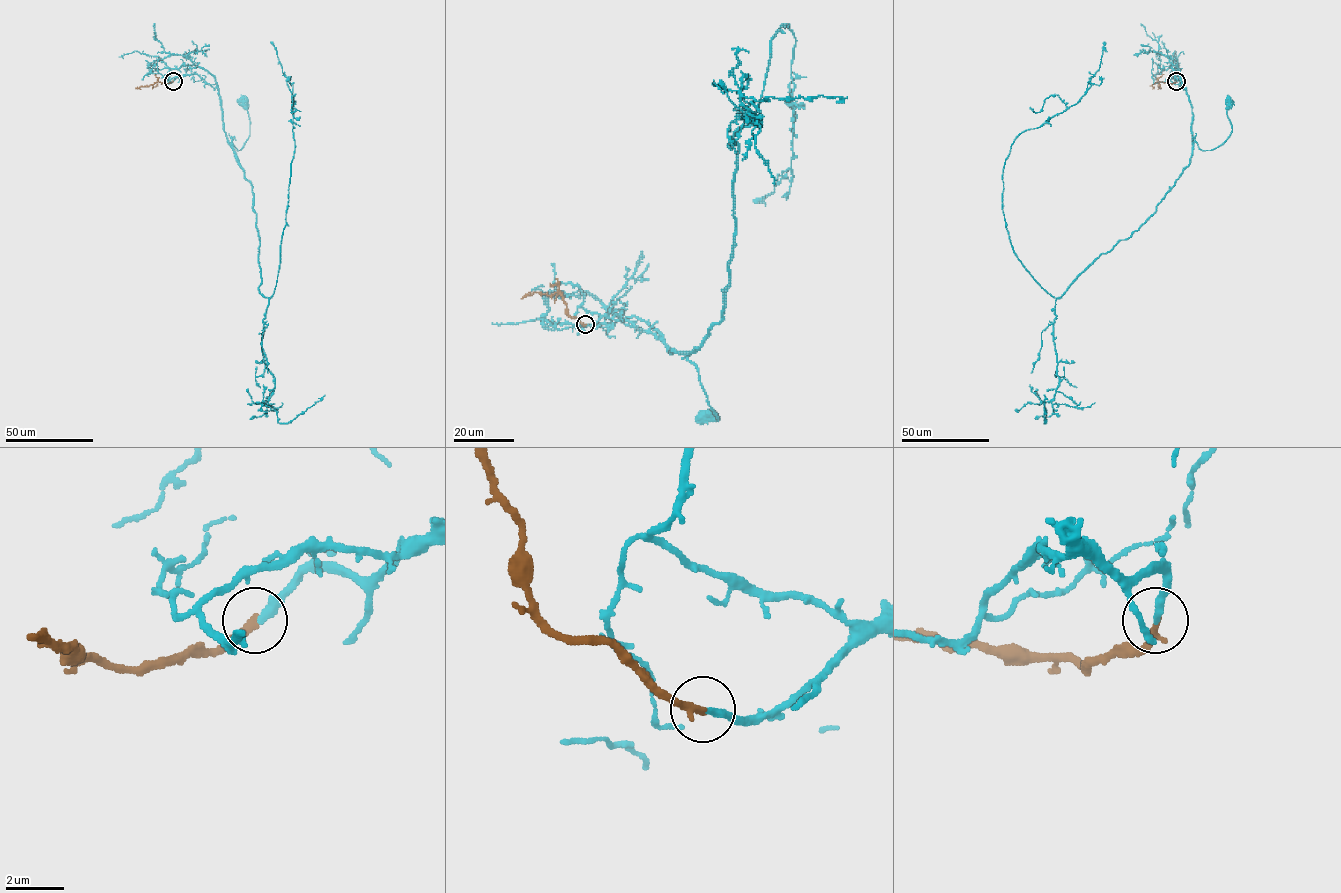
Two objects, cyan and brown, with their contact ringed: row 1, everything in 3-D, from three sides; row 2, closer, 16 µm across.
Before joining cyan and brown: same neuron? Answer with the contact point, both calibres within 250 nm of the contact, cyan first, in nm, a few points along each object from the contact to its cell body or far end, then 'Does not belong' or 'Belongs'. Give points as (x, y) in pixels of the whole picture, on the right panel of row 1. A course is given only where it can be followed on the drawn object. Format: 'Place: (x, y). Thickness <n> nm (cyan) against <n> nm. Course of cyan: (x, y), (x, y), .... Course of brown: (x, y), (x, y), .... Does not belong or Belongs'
Place: (1176, 81). Thickness 280 nm (cyan) against 280 nm. Course of cyan: (1176, 81), (1172, 74), (1185, 89), (1192, 113), (1192, 143), (1202, 150), (1220, 146), (1230, 135), (1228, 102). Course of brown: (1176, 81), (1172, 84), (1157, 82), (1161, 88). Belongs

